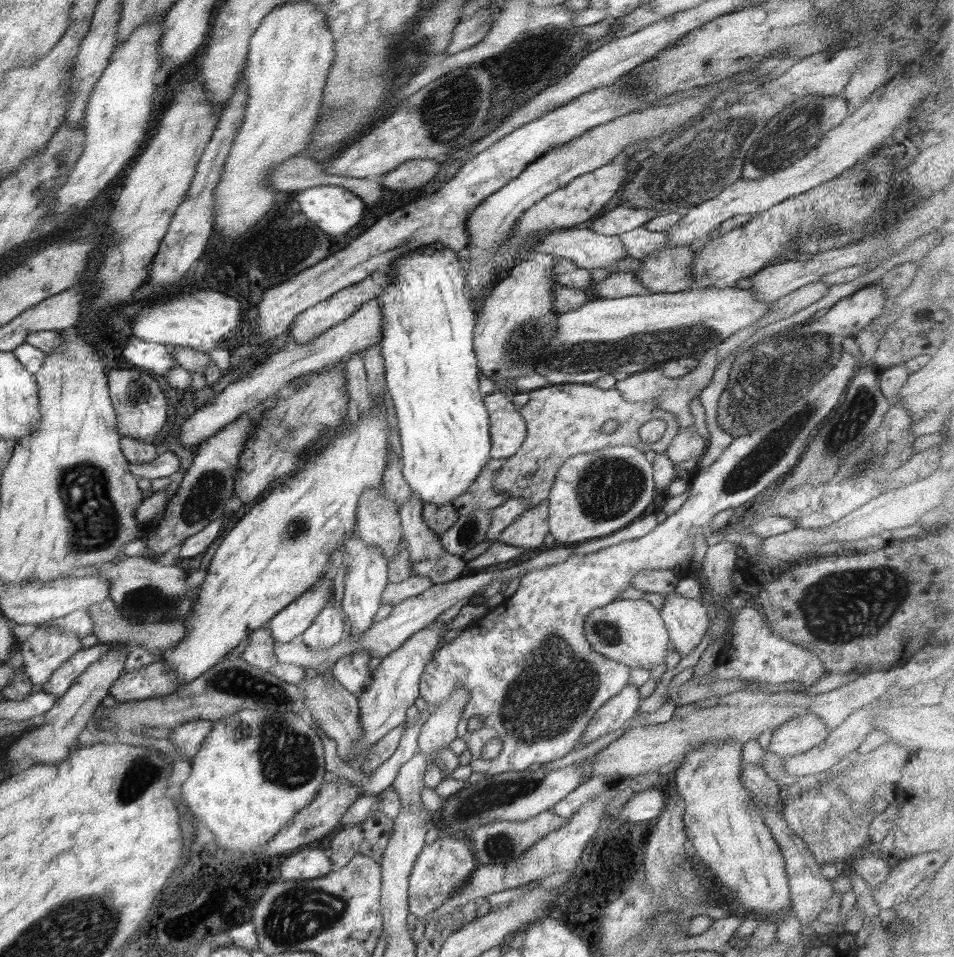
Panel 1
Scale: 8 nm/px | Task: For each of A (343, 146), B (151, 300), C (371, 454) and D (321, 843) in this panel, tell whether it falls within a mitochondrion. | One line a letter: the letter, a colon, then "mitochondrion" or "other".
A: other
B: other
C: other
D: other

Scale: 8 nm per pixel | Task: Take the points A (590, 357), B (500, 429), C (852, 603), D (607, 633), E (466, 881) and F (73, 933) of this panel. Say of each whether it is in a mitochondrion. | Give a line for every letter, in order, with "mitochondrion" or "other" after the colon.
A: mitochondrion
B: other
C: mitochondrion
D: mitochondrion
E: other
F: mitochondrion

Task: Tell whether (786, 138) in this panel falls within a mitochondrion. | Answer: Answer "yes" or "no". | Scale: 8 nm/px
yes

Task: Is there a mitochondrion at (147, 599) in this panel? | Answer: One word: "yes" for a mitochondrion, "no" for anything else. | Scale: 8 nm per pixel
yes

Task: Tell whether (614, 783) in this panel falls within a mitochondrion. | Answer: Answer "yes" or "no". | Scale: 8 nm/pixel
no

